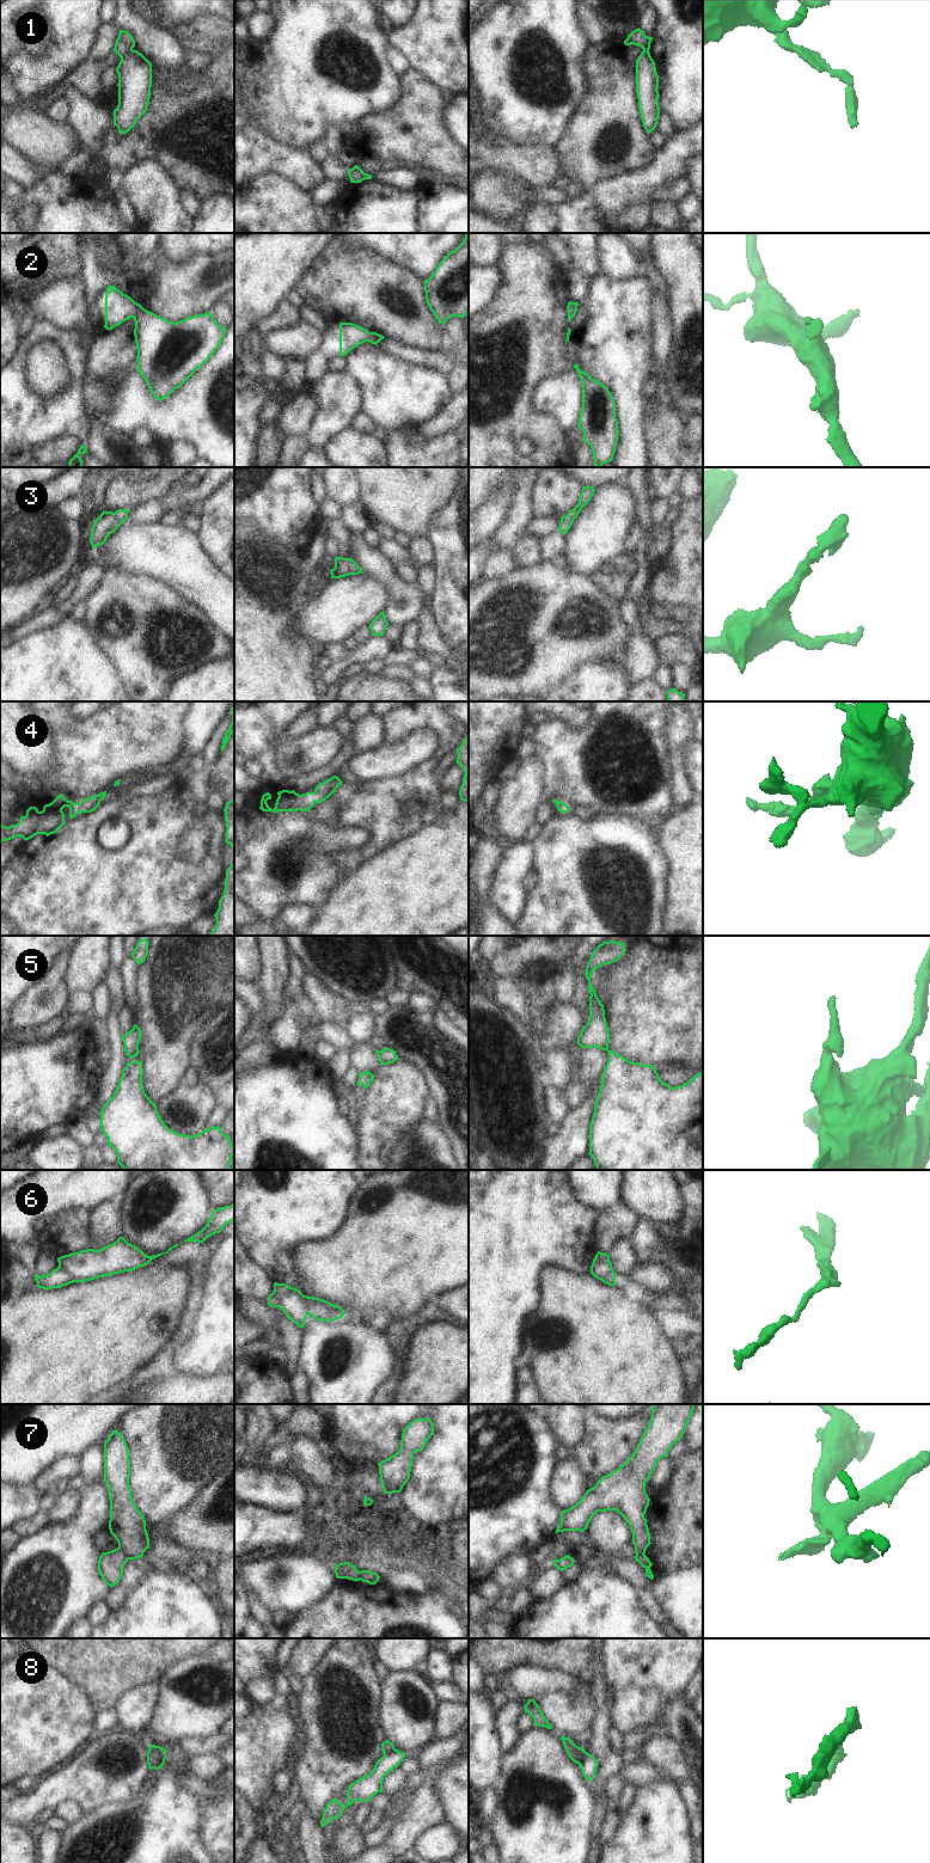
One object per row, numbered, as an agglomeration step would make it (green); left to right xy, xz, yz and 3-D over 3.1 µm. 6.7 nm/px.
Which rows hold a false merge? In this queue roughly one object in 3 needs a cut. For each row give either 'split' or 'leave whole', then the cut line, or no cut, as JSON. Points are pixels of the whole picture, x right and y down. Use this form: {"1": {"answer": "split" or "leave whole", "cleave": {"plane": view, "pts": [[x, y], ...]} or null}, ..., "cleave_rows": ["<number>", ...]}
{"1": {"answer": "split", "cleave": {"plane": "xy", "pts": [[132, 48], [121, 59]]}}, "2": {"answer": "leave whole", "cleave": null}, "3": {"answer": "leave whole", "cleave": null}, "4": {"answer": "leave whole", "cleave": null}, "5": {"answer": "leave whole", "cleave": null}, "6": {"answer": "split", "cleave": {"plane": "xy", "pts": [[57, 1267], [65, 1270], [74, 1281]]}}, "7": {"answer": "split", "cleave": {"plane": "xy", "pts": [[118, 1546], [128, 1558]]}}, "8": {"answer": "split", "cleave": {"plane": "yz", "pts": [[585, 1751], [579, 1764]]}}, "cleave_rows": ["1", "6", "7", "8"]}

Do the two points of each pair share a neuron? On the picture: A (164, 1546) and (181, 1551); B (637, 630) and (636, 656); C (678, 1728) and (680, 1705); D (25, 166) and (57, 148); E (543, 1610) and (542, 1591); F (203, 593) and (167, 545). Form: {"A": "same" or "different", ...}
{"A": "same", "B": "same", "C": "same", "D": "different", "E": "different", "F": "same"}

